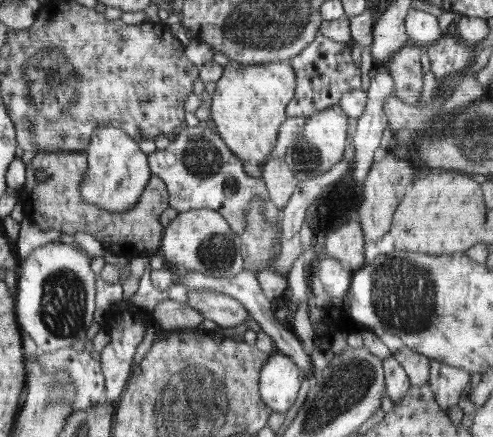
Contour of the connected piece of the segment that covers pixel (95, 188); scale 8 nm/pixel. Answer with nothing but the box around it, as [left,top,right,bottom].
[80,128,152,213]

